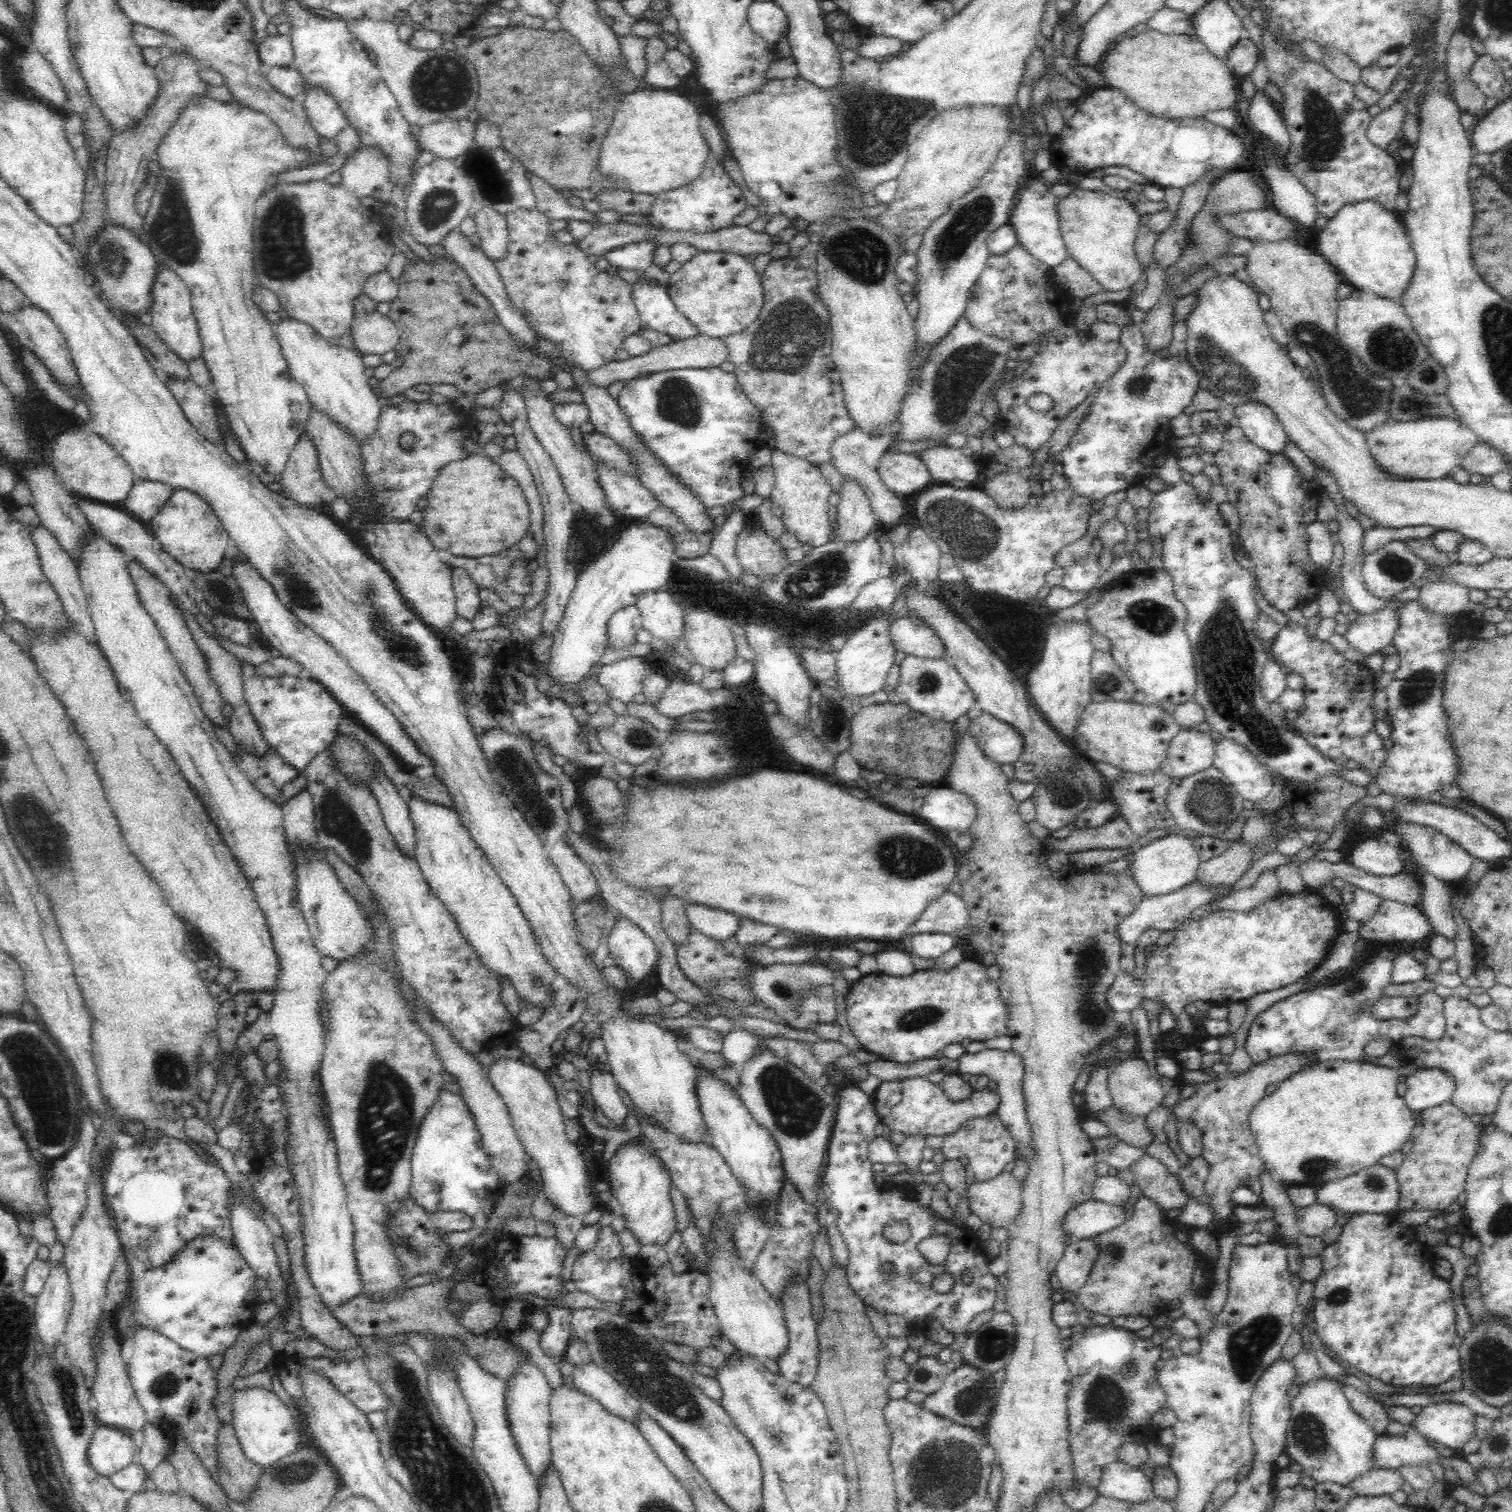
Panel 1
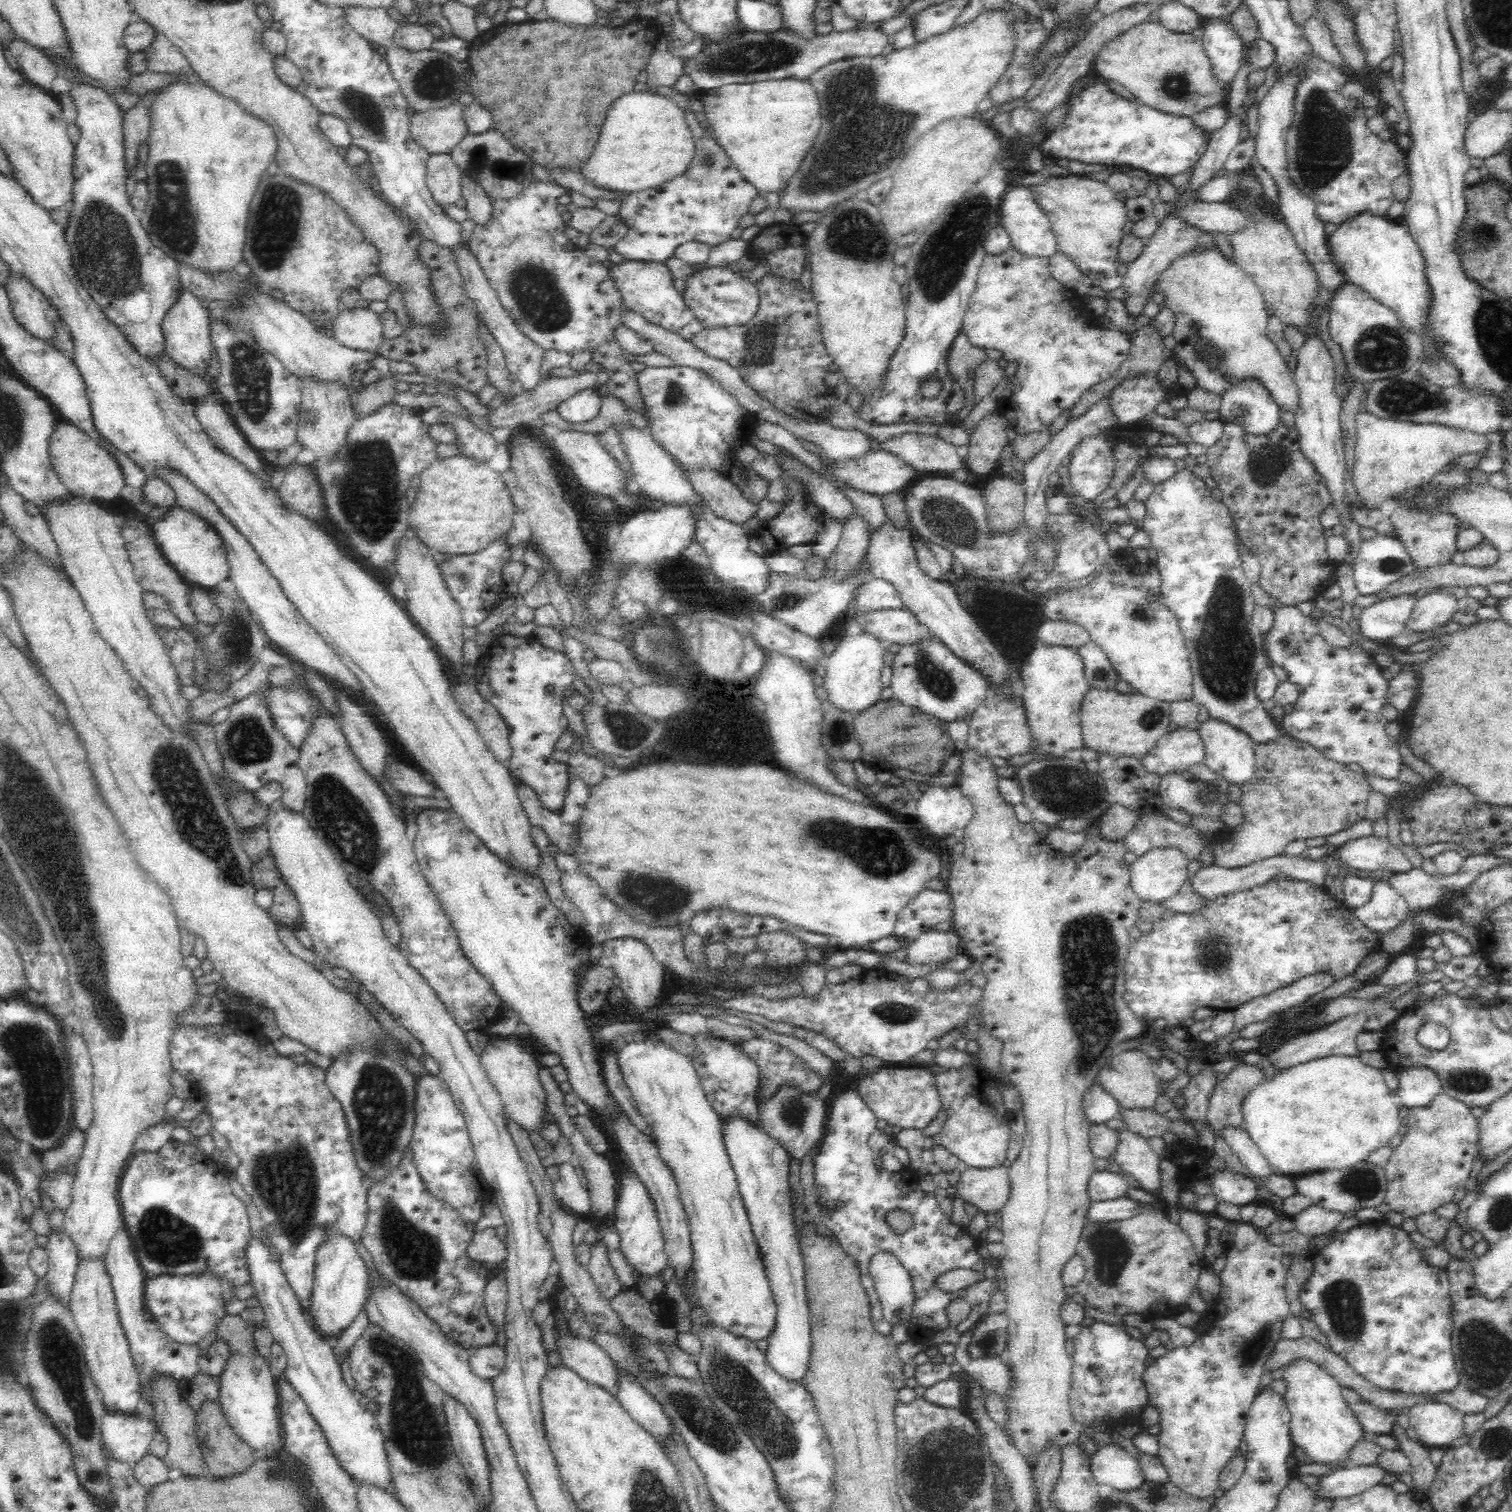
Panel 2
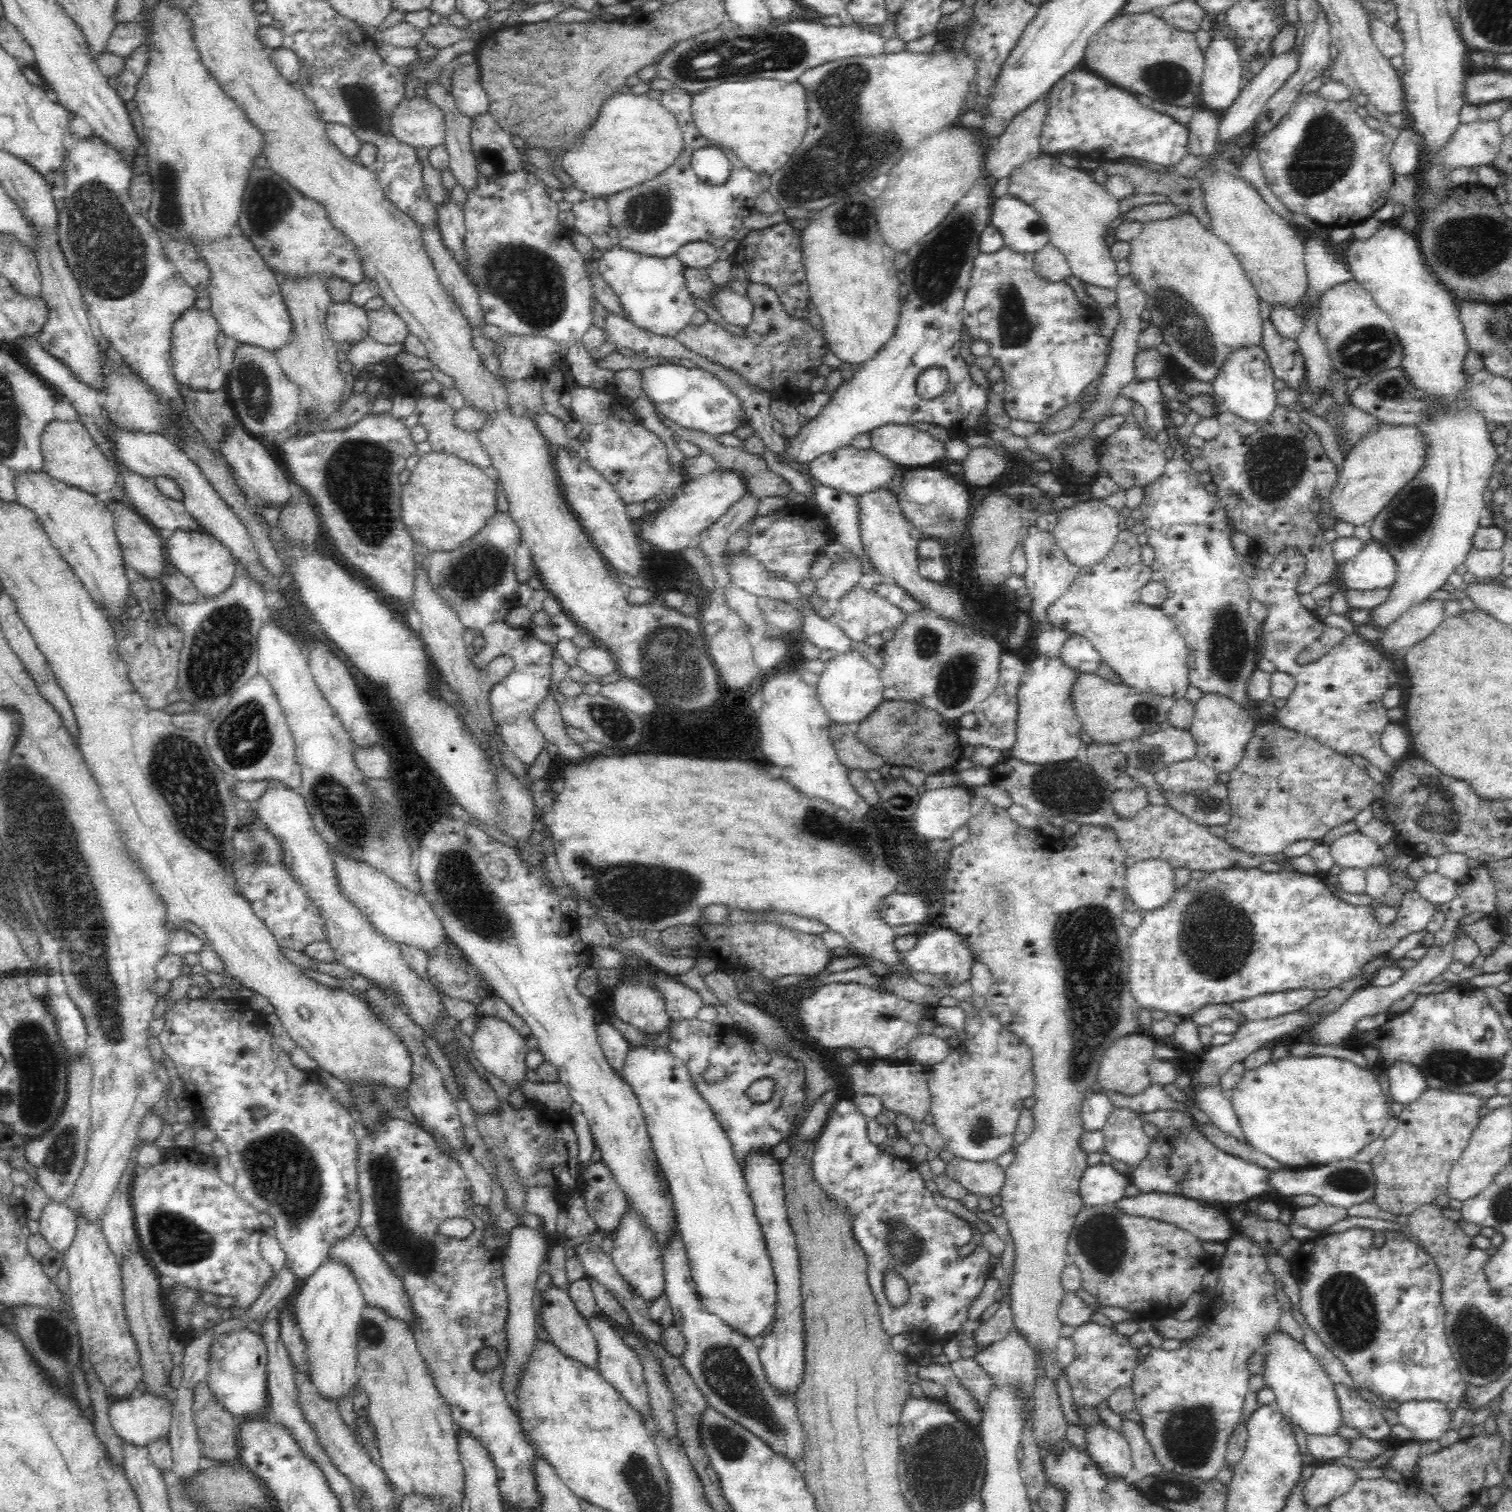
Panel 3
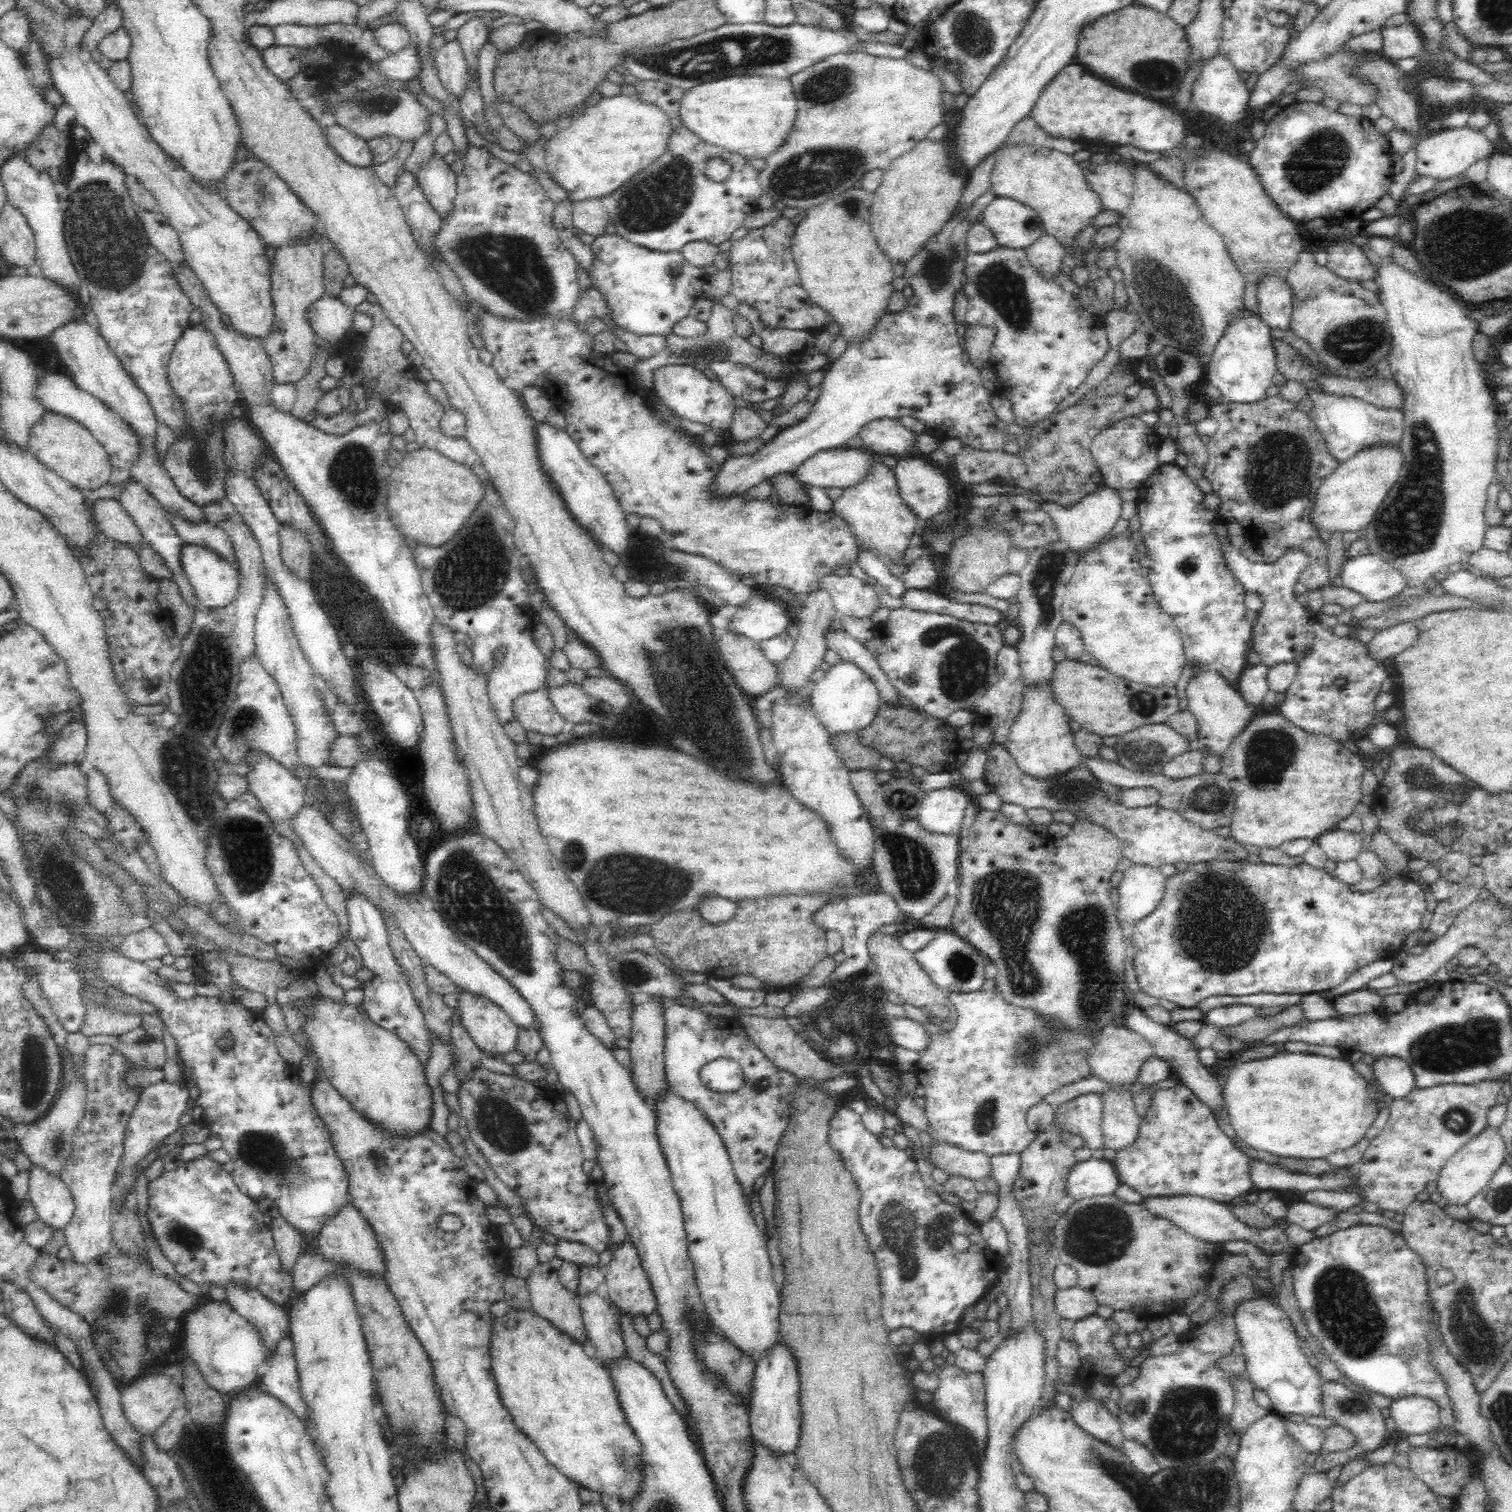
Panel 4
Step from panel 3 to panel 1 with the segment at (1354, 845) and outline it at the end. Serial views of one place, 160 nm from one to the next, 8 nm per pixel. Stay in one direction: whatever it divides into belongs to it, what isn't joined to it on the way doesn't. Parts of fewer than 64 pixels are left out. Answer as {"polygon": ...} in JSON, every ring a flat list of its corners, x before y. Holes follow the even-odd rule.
{"polygon":[[1374,838,1356,844,1346,861,1376,876,1394,876,1403,871,1400,853,1394,846]]}

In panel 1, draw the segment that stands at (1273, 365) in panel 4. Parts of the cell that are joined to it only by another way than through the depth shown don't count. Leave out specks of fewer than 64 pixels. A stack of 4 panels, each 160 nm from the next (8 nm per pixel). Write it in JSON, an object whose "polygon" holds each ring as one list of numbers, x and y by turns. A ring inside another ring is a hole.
{"polygon":[[1246,402,1234,407,1235,424,1240,426,1248,440,1270,454,1283,454,1287,434,1276,414,1263,403]]}

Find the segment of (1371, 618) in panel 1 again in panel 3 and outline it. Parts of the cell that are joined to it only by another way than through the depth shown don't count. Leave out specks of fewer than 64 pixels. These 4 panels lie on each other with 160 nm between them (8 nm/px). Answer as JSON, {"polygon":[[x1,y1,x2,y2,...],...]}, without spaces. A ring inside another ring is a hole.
{"polygon":[[1394,220,1391,222,1379,223,1378,232,1376,232,1372,238,1368,238,1368,240,1352,240,1343,256,1350,261,1348,269,1350,269,1350,272,1354,275,1354,280,1359,282,1364,289,1372,294,1376,304,1392,319,1395,334,1398,336,1400,345,1402,346,1402,362,1400,362,1399,368,1402,370,1402,373,1406,375,1408,383,1411,383,1412,386,1414,386,1414,389,1417,389,1424,394,1424,402,1428,402,1428,410,1424,411,1424,416,1422,416,1420,422,1415,425,1415,429,1421,436,1423,442,1423,450,1425,450,1422,466,1420,470,1416,472,1416,476,1404,486,1403,490,1400,490,1400,492,1398,492,1398,494,1396,494,1396,496,1392,498,1392,500,1390,500,1390,502,1369,522,1371,540,1376,544,1383,546,1390,553,1390,556,1395,560,1395,573,1397,576,1396,582,1394,582,1394,585,1390,588,1389,597,1386,602,1383,602,1380,606,1376,606,1374,609,1370,609,1370,617,1372,617,1370,625,1380,630,1386,626,1390,626,1396,618,1400,618,1400,614,1404,614,1411,606,1428,599,1432,592,1440,589,1443,584,1447,582,1448,576,1455,572,1456,567,1460,566,1460,564,1465,561,1467,554,1473,549,1472,540,1474,540,1477,530,1481,527,1478,520,1486,515,1484,490,1486,490,1494,480,1495,464,1499,456,1498,450,1496,450,1497,444,1492,441,1490,430,1486,429,1488,428,1488,426,1486,426,1488,421,1485,418,1485,415,1474,406,1449,406,1450,402,1456,401,1460,398,1461,394,1469,390,1472,375,1465,372,1465,358,1471,349,1466,331,1464,331,1462,319,1460,319,1460,309,1458,309,1456,298,1446,286,1437,279,1435,273,1430,270,1423,260,1416,235,1404,232,1397,226,1397,223]]}

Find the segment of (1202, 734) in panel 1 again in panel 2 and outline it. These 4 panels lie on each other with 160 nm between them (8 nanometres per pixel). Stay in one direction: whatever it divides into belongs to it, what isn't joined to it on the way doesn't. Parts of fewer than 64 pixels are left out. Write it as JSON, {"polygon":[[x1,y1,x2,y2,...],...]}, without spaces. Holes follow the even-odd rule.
{"polygon":[[1172,727,1139,761,1152,774,1184,770,1204,760,1204,745,1194,727]]}

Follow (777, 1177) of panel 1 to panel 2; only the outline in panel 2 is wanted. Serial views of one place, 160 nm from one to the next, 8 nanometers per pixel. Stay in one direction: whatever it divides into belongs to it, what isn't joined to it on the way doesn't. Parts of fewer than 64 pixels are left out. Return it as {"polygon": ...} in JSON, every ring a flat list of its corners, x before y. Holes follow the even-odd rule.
{"polygon":[[734,1118,728,1124,722,1120,722,1126,726,1150,736,1171,738,1188,742,1193,776,1302,774,1330,767,1338,766,1363,784,1379,801,1380,809,1366,811,1325,804,1296,805,1264,792,1218,788,1183,791,1157,776,1139,770,1138,764,1129,750,1124,747,1120]]}

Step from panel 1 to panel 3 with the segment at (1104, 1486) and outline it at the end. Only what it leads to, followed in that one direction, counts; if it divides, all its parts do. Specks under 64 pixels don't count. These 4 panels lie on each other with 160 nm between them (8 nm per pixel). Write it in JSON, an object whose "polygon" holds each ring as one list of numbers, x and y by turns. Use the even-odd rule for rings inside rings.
{"polygon":[[1087,1424,1086,1449,1108,1474,1126,1477,1133,1468,1131,1450,1124,1436,1106,1424]]}

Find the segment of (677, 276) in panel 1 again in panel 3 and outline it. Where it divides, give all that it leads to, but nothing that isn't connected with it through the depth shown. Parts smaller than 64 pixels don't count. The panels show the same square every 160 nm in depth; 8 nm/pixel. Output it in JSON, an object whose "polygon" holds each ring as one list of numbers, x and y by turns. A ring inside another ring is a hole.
{"polygon":[[729,286,720,287,718,296,714,296,714,305,726,322,742,328,752,324,753,304,747,295,738,294]]}

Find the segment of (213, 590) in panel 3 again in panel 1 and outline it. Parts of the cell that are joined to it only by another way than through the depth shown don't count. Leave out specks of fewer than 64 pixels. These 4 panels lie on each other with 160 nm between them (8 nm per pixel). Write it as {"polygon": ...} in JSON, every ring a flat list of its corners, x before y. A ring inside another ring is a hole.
{"polygon":[[173,489,168,502,151,520,150,530,165,552,191,572,211,573,232,548,229,534,213,508,201,496,188,490]]}

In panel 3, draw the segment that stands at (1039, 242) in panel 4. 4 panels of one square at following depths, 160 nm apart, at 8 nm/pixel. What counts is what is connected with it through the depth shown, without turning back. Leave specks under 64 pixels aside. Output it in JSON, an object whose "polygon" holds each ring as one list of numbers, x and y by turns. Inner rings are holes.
{"polygon":[[1048,243,1033,253,1034,272,1046,282,1062,282,1072,276,1071,268,1062,251]]}

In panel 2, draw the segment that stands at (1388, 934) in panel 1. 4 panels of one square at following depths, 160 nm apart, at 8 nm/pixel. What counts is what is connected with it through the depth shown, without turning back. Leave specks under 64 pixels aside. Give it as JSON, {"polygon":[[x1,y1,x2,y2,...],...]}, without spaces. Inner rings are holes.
{"polygon":[[1384,879,1376,880,1373,882,1372,896,1368,902,1354,908,1353,913,1362,921,1366,926,1372,930,1384,931,1384,933,1400,926,1402,920,1408,916,1408,906,1402,896,1397,894,1397,891]]}

